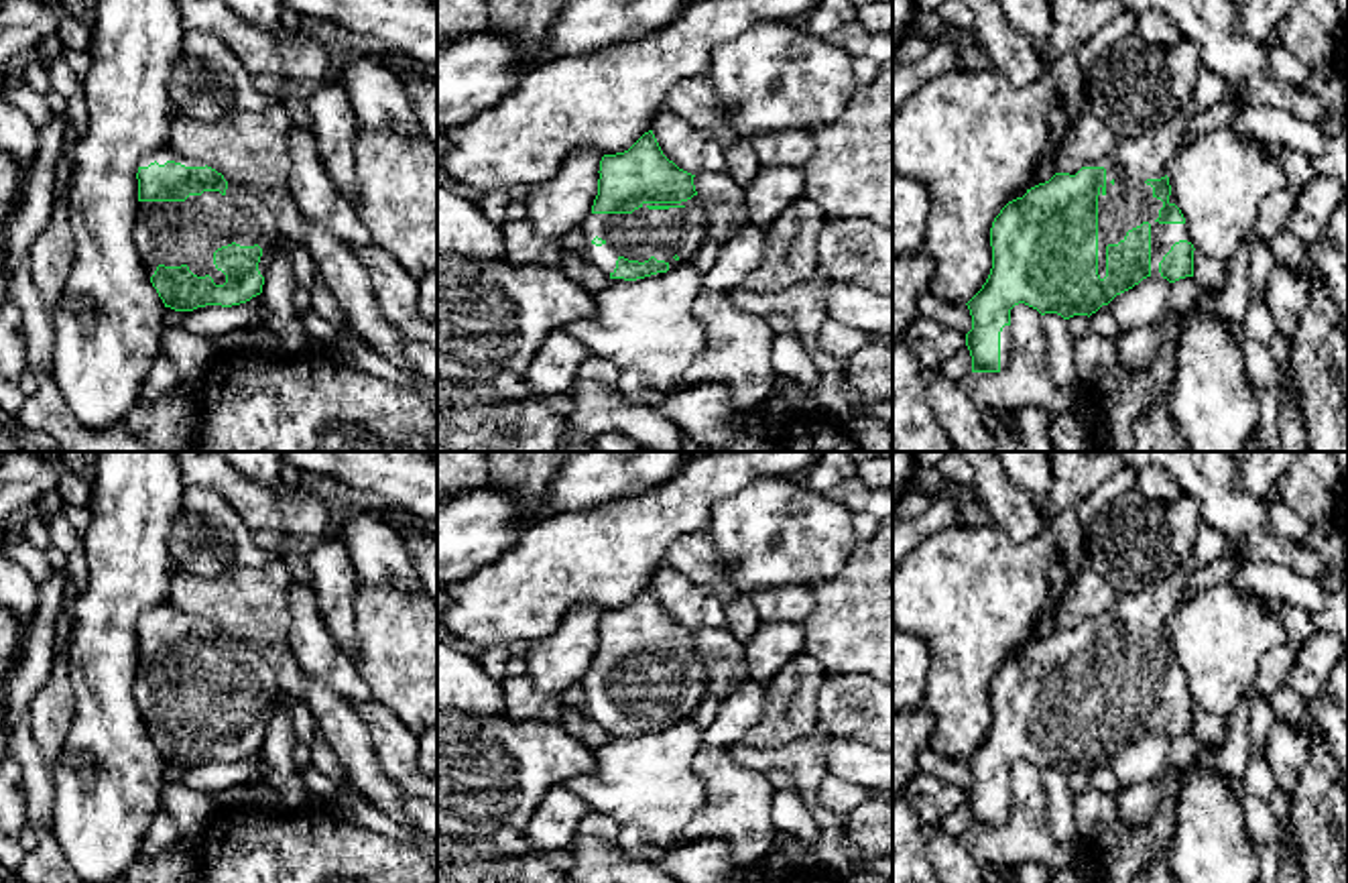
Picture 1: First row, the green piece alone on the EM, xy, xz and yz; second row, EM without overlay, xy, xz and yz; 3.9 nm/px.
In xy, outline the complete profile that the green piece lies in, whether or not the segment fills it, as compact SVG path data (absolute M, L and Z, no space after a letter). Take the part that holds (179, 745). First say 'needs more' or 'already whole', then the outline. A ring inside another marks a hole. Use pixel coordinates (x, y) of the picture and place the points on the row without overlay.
needs more; M169 600L140 614L136 635L134 696L165 763L232 763L262 749L281 688L260 653Z

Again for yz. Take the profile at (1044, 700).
needs more; M1202 521L1191 553L1167 578L1118 600L1102 614L1071 629L1055 629L1023 653L1008 657L990 684L992 724L982 745L966 759L972 785L966 802L972 828L1000 828L1010 814L1010 765L1025 759L1041 771L1063 775L1092 771L1147 732L1175 739L1193 732L1193 700L1175 661L1167 623L1179 610L1189 578L1224 557L1230 539Z

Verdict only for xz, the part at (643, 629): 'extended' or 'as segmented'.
extended

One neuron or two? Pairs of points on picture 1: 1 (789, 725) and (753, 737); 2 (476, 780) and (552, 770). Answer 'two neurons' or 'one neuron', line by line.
1: one neuron
2: one neuron

